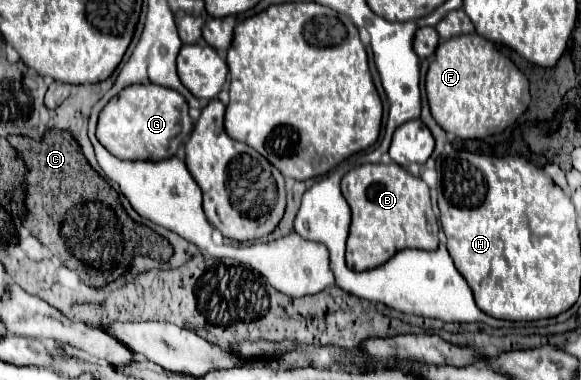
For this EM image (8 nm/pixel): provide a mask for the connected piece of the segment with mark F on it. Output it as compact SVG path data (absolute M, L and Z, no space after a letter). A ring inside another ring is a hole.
M475 32L439 42L425 76L425 92L435 122L463 140L503 132L527 110L531 100L525 74L493 42Z

